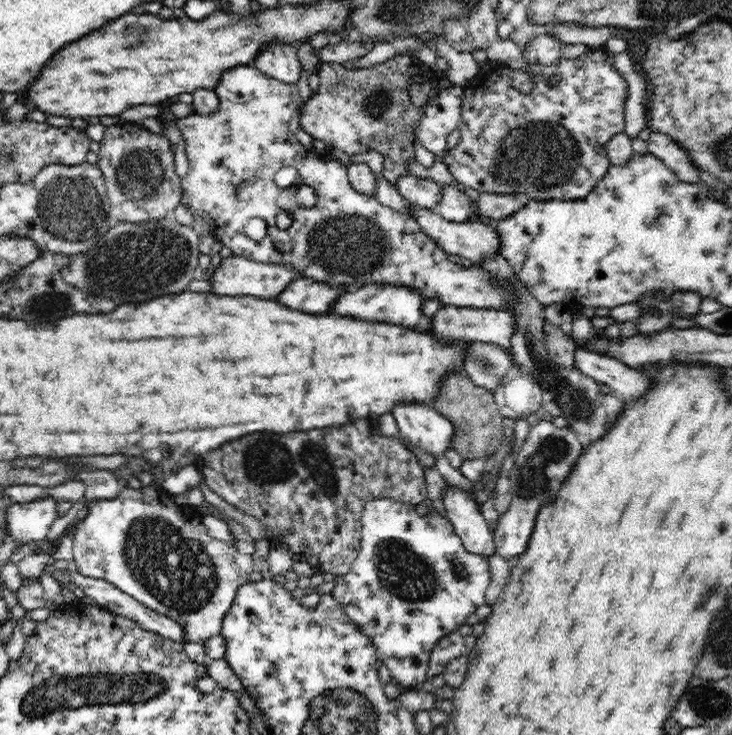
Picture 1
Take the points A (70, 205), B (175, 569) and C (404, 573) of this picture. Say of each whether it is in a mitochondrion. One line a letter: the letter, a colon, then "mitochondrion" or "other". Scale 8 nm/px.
A: mitochondrion
B: mitochondrion
C: mitochondrion

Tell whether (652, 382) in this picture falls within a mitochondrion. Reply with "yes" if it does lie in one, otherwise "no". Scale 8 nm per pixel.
no

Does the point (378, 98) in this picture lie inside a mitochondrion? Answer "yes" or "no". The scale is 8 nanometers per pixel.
yes

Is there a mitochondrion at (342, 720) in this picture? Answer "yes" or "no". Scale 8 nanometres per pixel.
yes

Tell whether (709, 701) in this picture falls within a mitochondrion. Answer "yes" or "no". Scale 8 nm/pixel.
yes

